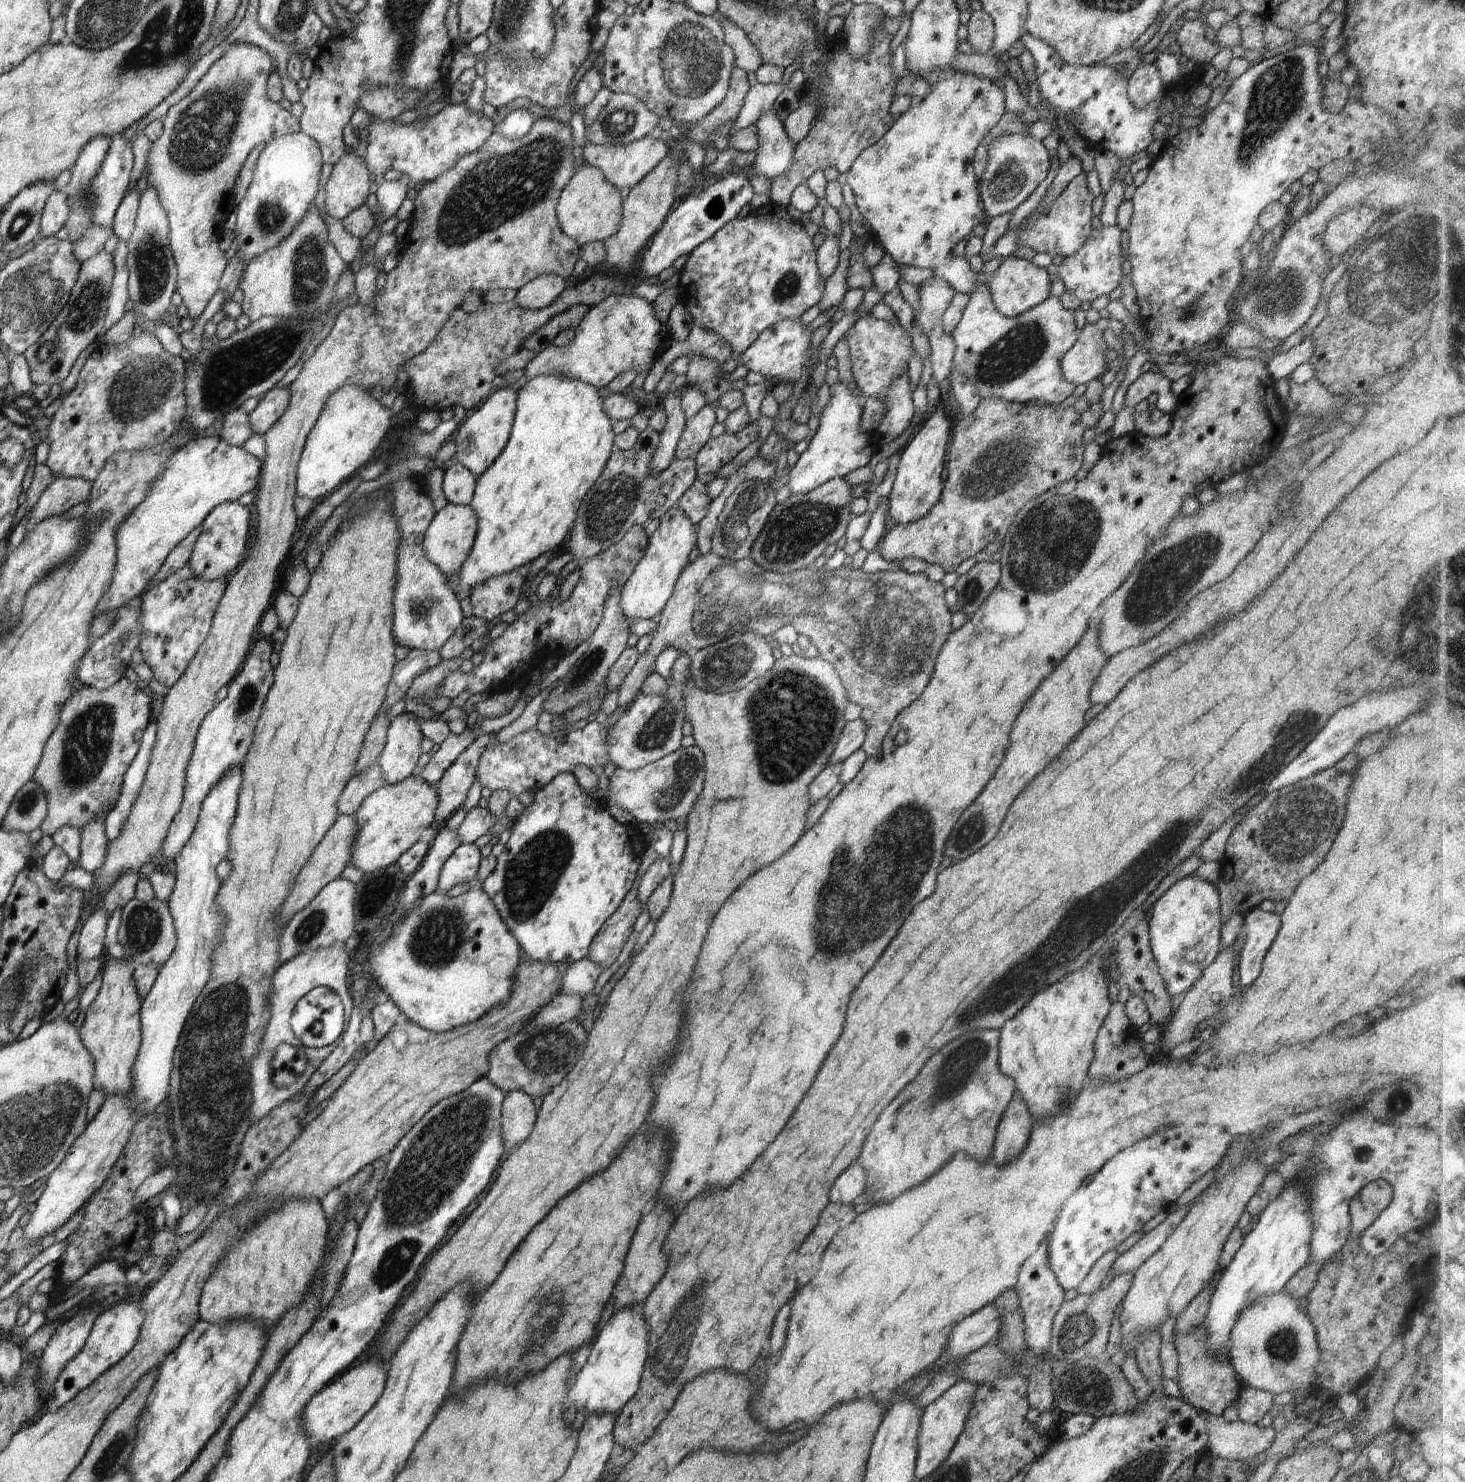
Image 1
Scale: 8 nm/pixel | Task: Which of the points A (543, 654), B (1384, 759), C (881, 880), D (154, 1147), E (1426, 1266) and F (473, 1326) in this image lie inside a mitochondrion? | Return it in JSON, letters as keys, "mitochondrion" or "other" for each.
{"A":"other","B":"other","C":"mitochondrion","D":"mitochondrion","E":"other","F":"other"}

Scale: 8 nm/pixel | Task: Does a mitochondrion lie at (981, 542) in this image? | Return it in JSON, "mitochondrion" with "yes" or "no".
{"mitochondrion":"no"}

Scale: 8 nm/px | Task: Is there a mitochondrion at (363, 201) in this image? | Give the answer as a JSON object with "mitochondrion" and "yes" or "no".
{"mitochondrion":"no"}

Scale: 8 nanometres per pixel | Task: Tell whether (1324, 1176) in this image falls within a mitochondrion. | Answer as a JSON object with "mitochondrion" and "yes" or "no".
{"mitochondrion":"yes"}

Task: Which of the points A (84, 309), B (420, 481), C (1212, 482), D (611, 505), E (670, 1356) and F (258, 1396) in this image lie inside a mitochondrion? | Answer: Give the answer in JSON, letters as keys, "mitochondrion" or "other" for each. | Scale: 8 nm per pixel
{"A":"mitochondrion","B":"other","C":"other","D":"mitochondrion","E":"mitochondrion","F":"other"}

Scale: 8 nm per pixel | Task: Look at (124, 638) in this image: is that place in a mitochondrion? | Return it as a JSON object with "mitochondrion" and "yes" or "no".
{"mitochondrion":"yes"}

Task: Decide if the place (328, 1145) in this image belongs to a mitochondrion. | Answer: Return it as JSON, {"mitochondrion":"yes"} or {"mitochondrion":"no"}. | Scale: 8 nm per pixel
{"mitochondrion":"no"}

